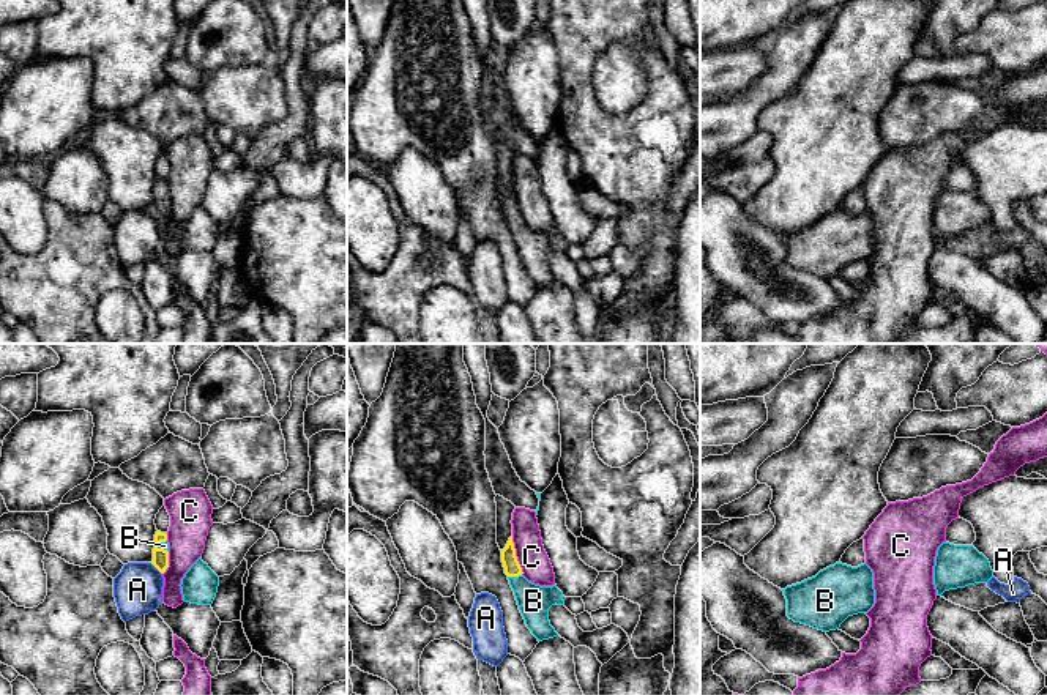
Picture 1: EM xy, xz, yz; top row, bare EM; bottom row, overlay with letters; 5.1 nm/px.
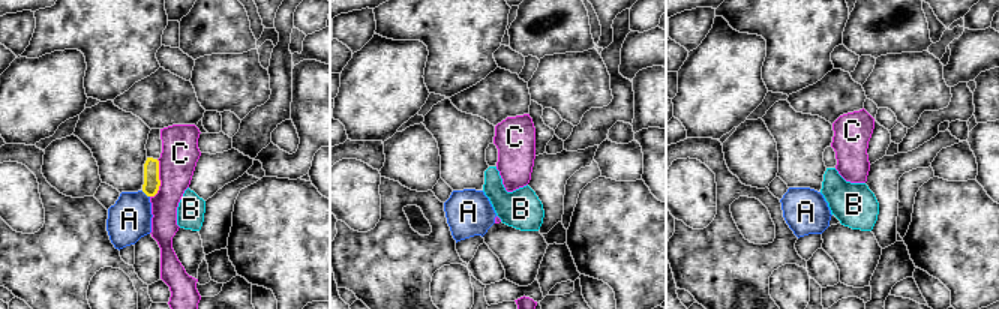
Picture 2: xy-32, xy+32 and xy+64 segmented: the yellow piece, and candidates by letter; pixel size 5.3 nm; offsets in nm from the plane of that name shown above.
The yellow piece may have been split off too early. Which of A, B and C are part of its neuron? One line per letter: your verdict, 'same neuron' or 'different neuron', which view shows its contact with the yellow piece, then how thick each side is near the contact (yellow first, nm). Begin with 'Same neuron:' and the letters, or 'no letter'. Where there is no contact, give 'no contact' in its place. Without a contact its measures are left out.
Same neuron: B
A: different neuron | xy | 80/260 nm
B: same neuron | xz | 80/170 nm
C: different neuron | xz | 80/150 nm

